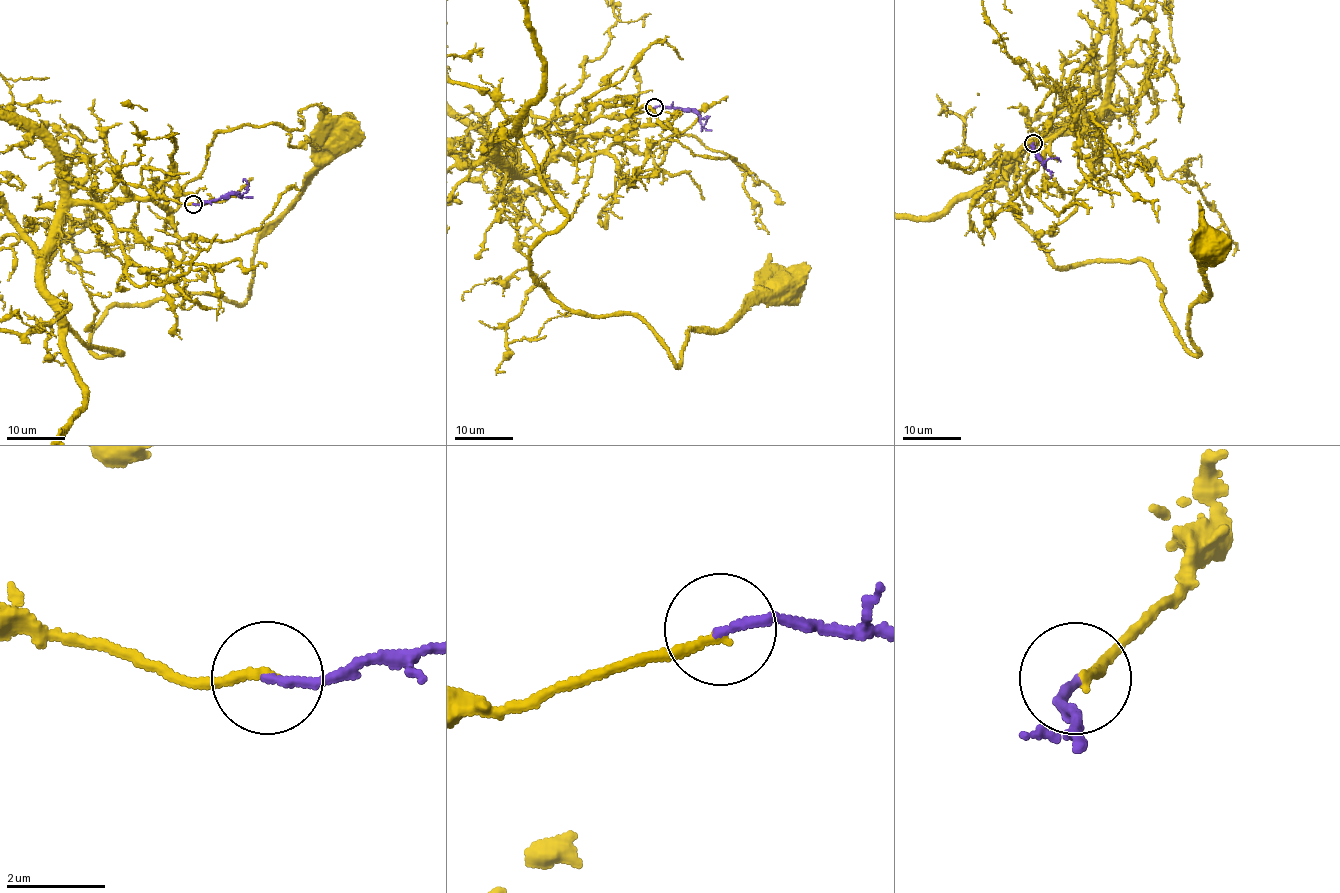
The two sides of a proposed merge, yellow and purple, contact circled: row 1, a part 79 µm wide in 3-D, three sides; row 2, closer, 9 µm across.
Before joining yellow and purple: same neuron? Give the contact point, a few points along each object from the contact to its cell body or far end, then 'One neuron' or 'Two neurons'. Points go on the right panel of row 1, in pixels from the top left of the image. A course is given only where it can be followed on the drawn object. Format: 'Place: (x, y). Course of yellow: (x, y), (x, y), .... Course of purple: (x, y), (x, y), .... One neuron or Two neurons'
Place: (1033, 143). Course of yellow: (1034, 142), (1064, 103), (1101, 114), (1031, 143), (1013, 212), (1054, 266), (1141, 260), (1195, 354), (1214, 243). Course of purple: (1034, 142), (1031, 148), (1043, 165), (1056, 158), (1060, 162). One neuron

